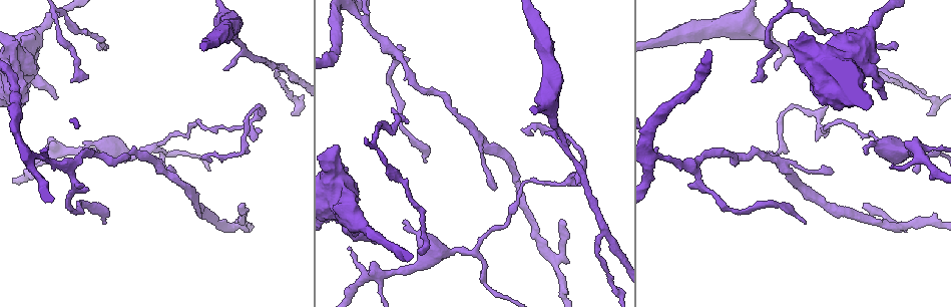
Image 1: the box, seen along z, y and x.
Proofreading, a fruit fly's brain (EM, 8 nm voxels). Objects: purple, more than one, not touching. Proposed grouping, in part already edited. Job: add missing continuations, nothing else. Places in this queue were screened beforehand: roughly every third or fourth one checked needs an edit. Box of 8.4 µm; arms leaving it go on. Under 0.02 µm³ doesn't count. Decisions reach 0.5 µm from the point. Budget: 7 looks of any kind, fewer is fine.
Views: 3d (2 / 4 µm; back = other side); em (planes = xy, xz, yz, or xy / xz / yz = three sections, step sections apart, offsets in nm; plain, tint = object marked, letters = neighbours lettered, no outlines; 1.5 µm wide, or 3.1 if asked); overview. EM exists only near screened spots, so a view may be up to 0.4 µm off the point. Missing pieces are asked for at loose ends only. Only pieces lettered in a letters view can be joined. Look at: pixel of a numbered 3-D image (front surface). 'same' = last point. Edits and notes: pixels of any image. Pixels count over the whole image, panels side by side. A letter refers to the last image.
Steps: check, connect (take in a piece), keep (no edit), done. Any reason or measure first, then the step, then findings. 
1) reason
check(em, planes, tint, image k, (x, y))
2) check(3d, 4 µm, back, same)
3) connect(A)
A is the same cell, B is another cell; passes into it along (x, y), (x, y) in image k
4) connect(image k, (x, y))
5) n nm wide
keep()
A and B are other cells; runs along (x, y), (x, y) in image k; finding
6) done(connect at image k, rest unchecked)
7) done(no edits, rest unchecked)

branch stops here
check(3d, 2 µm, image 1, (51, 96))

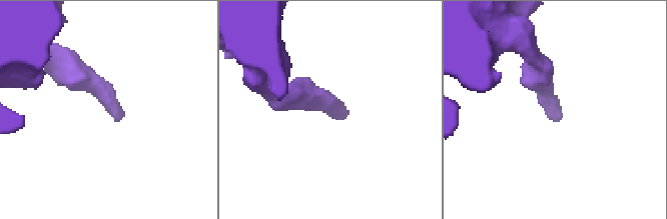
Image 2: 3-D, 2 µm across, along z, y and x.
check(em, xy, step 8, letters, image 2, (560, 112))

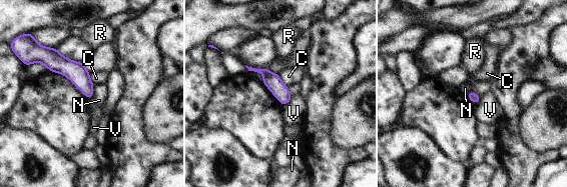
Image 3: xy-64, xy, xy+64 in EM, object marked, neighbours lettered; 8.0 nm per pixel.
keep()
C, N, R and V are other cells; border along (466, 93), (475, 92), (480, 97) in image 3; none of them fits

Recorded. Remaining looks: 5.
branch stops here
check(em, xy, step 4, letters, image 1, (419, 252))

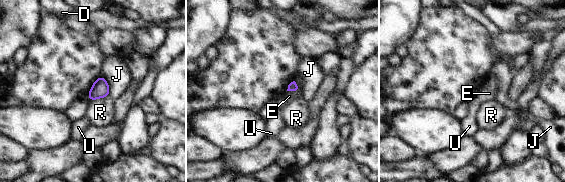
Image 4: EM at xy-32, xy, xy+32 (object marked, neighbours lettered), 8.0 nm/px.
keep()
D, E, J, R and U are other cells; no lettered piece goes on from it

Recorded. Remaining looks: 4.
long arm stops here
check(3d, 2 µm, image 1, (531, 133))

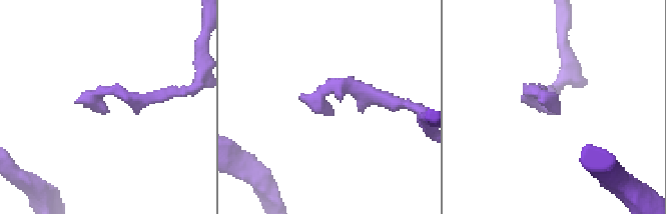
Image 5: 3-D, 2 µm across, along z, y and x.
need the tissue
check(em, yz, step 8, letters, image 5, (107, 111))

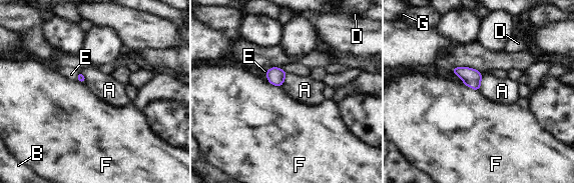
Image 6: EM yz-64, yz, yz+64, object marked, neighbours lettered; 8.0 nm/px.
connect(E)
E is the same cell, A, B, D, F and G are other cells; it goes on there

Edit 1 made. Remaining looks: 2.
done(connect at image 6, rest unchecked)

